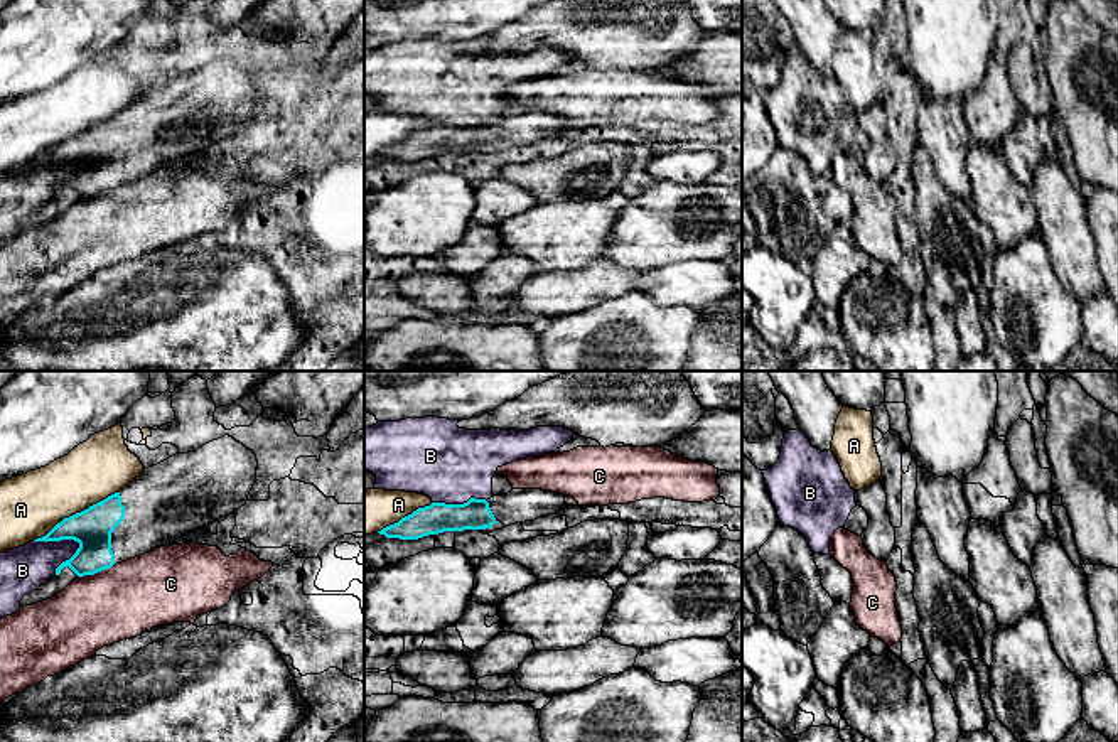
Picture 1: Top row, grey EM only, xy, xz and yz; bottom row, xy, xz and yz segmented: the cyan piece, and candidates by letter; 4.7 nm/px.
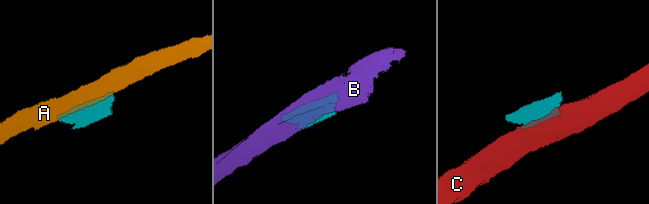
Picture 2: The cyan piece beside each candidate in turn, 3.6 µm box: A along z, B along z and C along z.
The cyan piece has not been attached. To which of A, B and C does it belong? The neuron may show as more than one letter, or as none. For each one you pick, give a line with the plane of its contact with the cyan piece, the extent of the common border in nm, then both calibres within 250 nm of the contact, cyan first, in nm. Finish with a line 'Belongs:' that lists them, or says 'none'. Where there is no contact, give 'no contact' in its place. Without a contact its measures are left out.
Belongs: none

